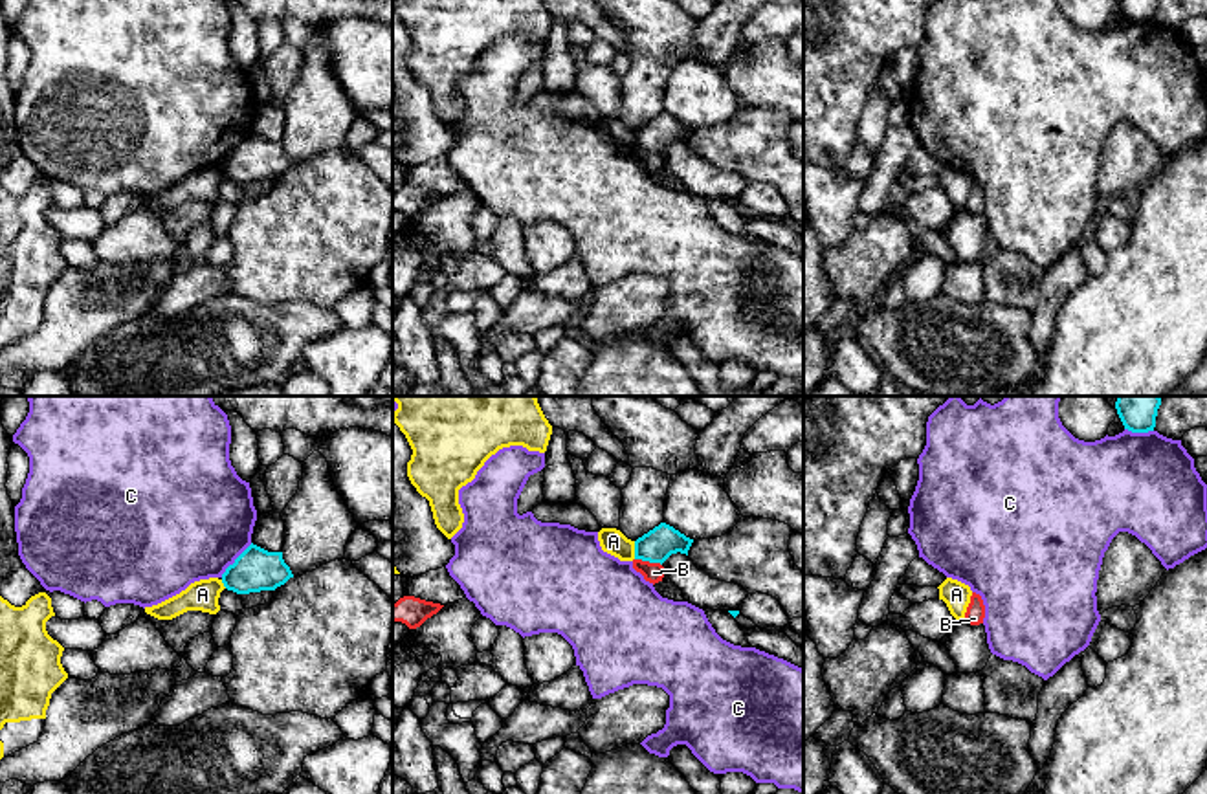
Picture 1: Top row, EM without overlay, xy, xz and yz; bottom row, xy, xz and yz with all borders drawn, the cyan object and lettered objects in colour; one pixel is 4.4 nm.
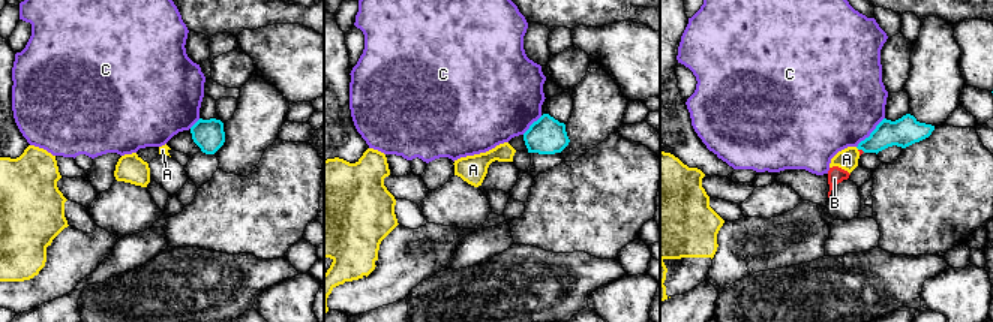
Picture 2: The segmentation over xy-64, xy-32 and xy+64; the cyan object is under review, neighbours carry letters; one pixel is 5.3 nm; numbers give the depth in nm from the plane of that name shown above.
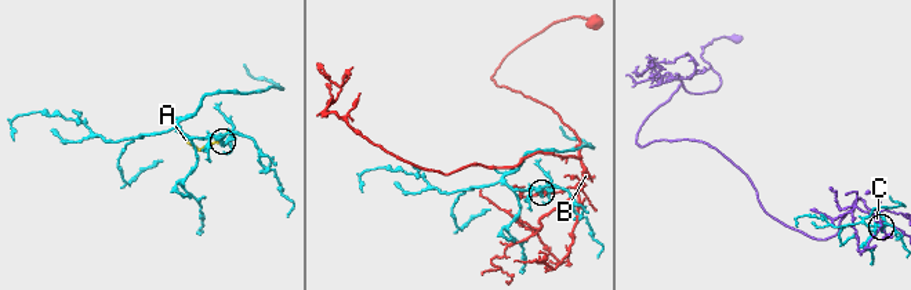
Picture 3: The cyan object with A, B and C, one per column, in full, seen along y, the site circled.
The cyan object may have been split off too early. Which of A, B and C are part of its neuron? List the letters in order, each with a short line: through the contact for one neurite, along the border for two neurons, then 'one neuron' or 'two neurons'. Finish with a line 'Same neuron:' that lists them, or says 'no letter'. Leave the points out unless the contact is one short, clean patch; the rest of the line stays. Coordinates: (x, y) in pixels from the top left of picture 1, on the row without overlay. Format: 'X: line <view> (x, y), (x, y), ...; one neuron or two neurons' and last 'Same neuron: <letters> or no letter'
A: line xz (633, 131), (635, 147); two neurons
B: line xz (635, 147), (661, 154); two neurons
C: two neurons
Same neuron: no letter

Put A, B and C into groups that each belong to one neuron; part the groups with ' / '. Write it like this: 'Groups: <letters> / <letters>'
Groups: A / B / C

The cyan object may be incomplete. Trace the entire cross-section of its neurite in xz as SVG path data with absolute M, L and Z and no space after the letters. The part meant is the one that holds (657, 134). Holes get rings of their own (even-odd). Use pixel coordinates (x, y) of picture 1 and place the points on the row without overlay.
M660 112L635 130L635 149L664 152L671 143L686 143L693 128L686 127L673 116Z

